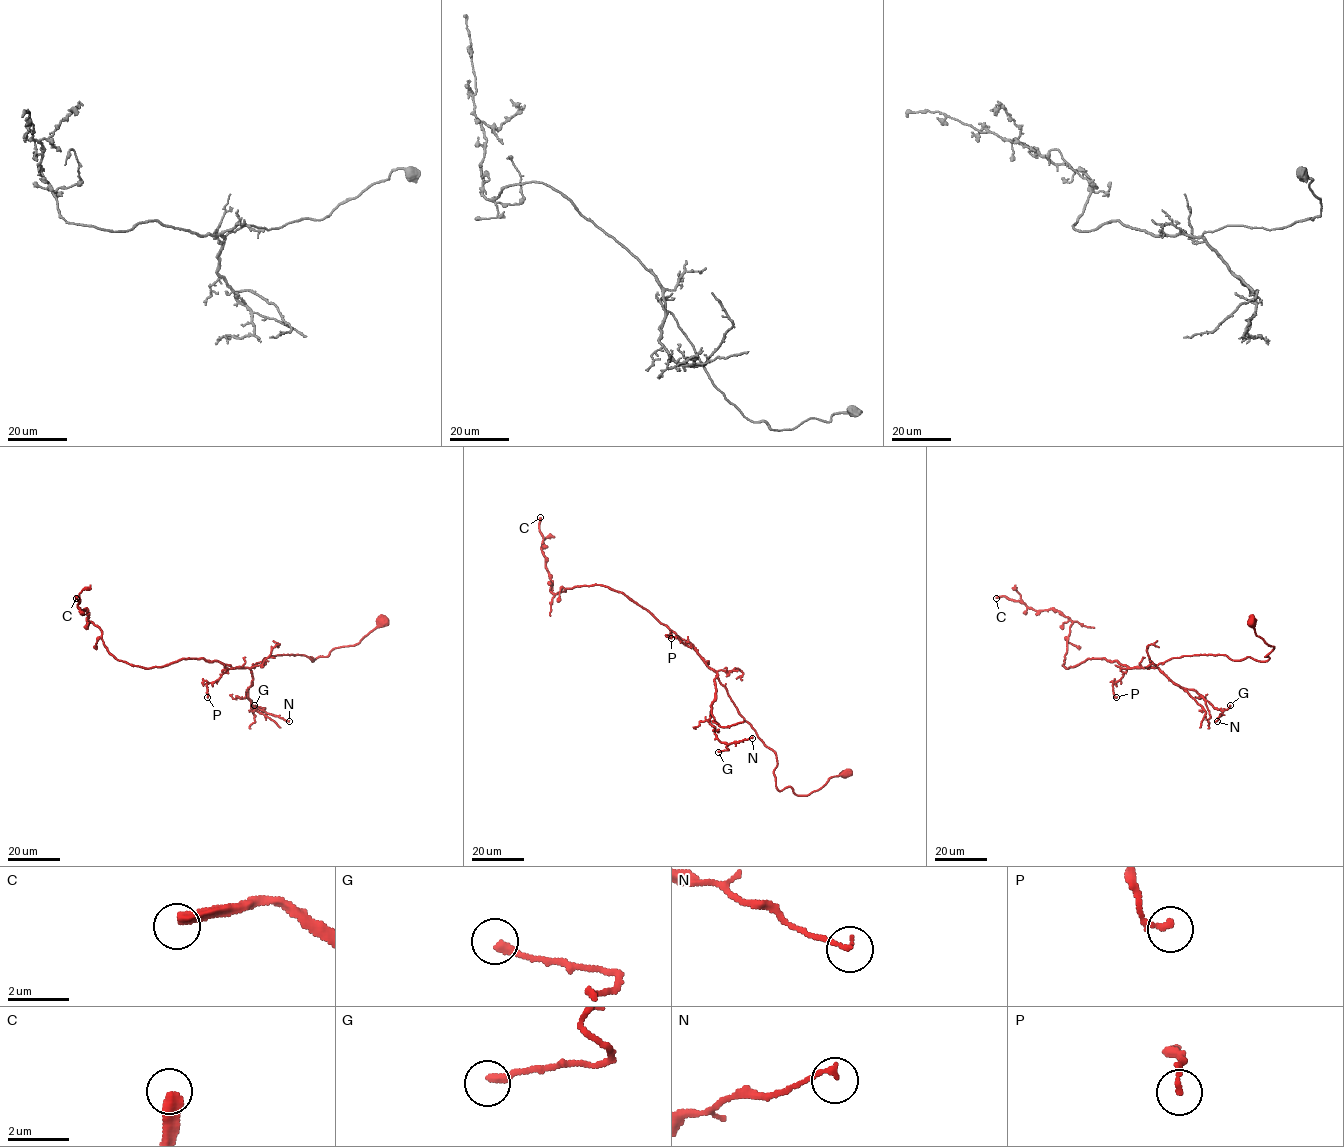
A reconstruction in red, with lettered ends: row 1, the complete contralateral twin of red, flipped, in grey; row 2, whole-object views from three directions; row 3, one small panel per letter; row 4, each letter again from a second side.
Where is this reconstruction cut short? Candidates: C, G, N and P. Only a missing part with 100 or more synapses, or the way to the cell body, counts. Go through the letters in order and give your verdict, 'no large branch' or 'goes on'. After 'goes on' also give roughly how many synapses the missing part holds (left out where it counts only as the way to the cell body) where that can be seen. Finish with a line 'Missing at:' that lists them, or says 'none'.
C: goes on | 100 syn
G: no large branch
N: no large branch
P: no large branch
Missing at: C

